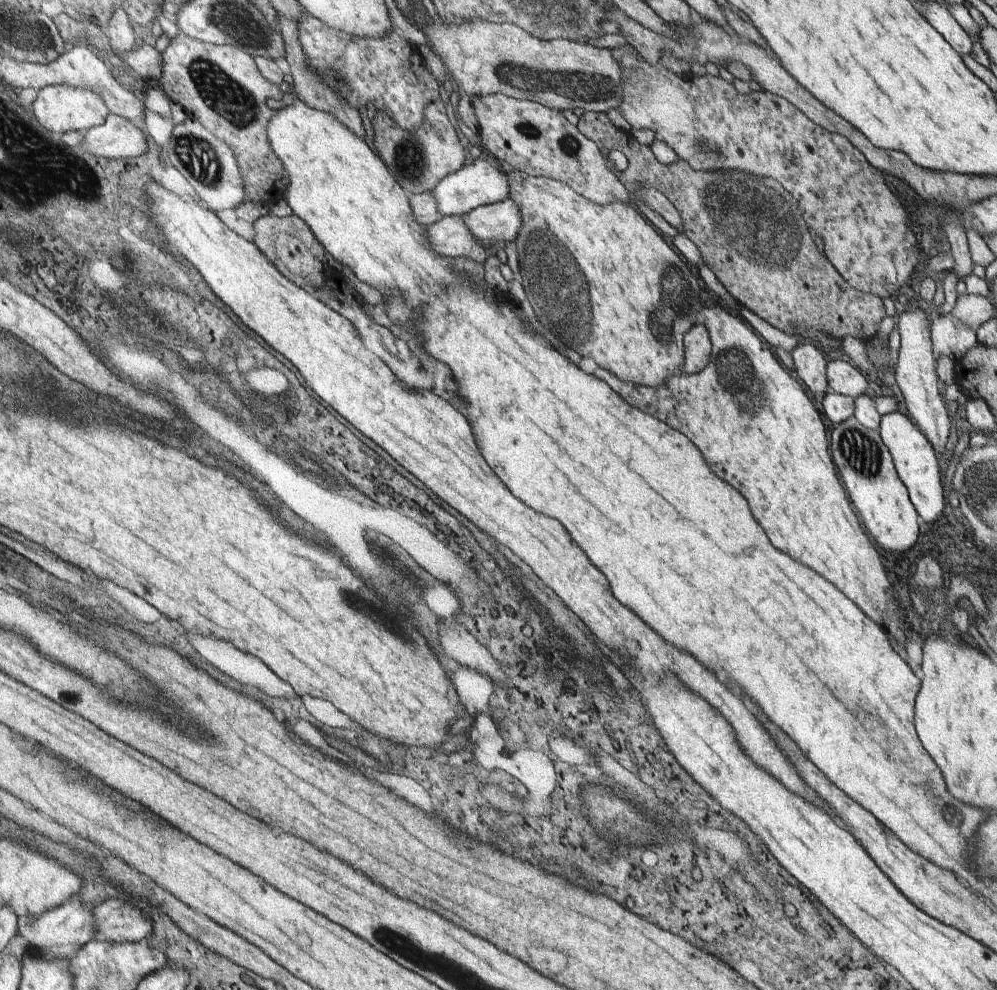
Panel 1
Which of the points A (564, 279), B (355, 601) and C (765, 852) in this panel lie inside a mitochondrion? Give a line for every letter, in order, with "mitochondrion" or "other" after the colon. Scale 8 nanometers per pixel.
A: mitochondrion
B: mitochondrion
C: other

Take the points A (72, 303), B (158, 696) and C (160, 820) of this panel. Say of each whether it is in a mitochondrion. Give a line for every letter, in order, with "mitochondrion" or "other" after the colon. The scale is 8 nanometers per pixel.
A: other
B: other
C: other

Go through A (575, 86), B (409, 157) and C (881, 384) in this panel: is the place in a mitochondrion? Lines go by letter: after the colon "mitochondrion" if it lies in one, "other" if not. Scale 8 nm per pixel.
A: mitochondrion
B: mitochondrion
C: other

